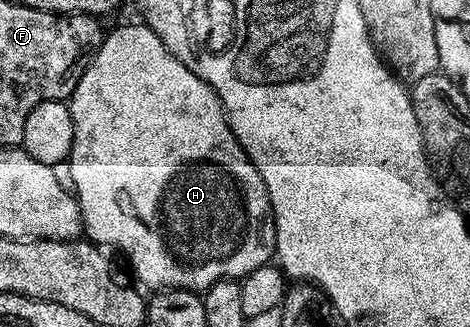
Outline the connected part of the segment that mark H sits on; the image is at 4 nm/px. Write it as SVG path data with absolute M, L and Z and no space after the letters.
M139 24L139 26L122 26L119 30L112 31L111 34L109 31L109 33L103 37L102 46L94 53L93 58L90 59L89 68L80 76L76 88L70 94L68 105L70 108L70 115L72 116L72 124L74 125L74 143L70 149L68 167L70 166L70 178L74 181L72 190L78 199L79 208L82 209L82 224L85 233L87 235L90 233L90 238L94 242L107 242L110 246L119 246L119 248L126 253L127 260L134 265L135 276L138 277L144 285L151 286L151 291L191 290L193 292L205 292L209 290L211 286L223 280L241 280L246 278L252 272L256 272L256 268L267 265L267 263L271 261L272 255L274 254L276 232L274 231L274 213L270 207L268 192L264 188L264 180L260 176L258 169L252 164L252 160L244 152L242 145L236 140L236 136L230 127L230 121L226 118L226 109L222 107L222 102L218 98L218 94L207 84L207 82L200 80L200 76L196 76L192 73L192 71L190 71L190 69L162 43L156 31L151 30L150 27L145 24Z

